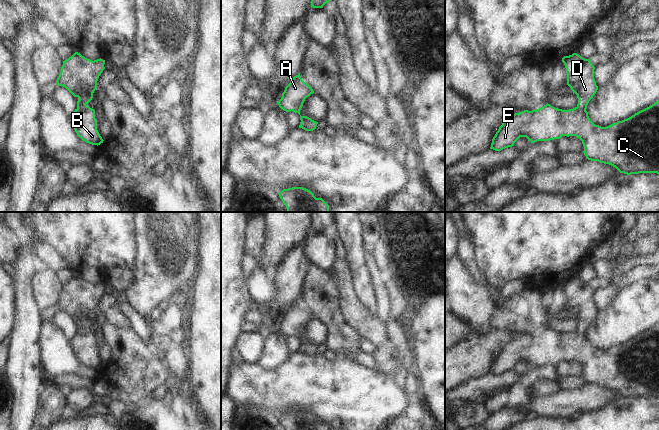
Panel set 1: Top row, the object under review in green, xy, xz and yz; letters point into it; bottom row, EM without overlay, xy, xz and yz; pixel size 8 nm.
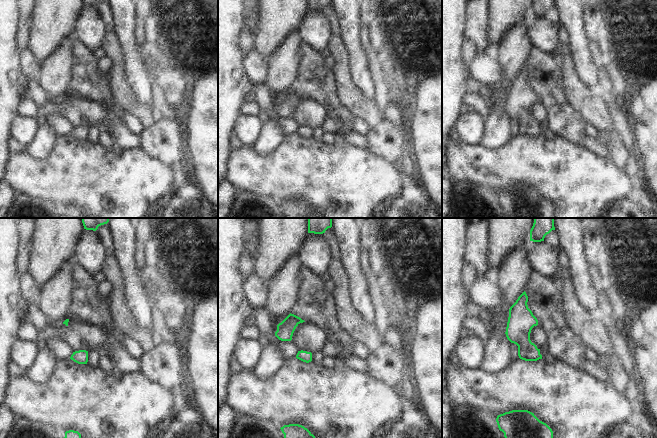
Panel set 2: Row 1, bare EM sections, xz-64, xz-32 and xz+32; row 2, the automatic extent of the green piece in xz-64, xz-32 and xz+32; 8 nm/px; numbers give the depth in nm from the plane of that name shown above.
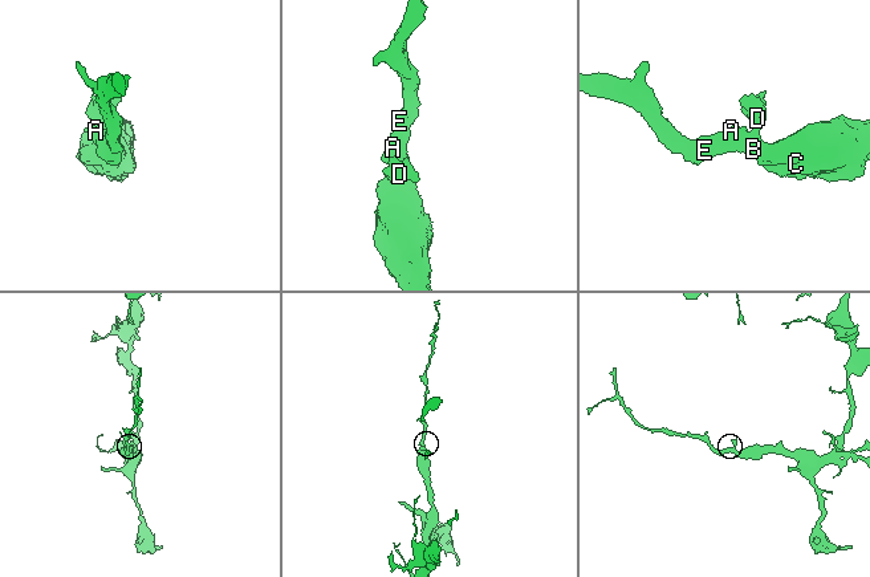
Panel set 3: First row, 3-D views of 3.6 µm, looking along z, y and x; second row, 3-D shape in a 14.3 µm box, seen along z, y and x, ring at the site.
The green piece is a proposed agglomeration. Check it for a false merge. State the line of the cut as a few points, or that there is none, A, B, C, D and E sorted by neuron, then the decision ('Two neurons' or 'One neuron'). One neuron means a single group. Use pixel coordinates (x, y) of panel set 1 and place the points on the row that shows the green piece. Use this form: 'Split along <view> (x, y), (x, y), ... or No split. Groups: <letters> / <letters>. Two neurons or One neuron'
No split. Groups: A B C D E. One neuron.

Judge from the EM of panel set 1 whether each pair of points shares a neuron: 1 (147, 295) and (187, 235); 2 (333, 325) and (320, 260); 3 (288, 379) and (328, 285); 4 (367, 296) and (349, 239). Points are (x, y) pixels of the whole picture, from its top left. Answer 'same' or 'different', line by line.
1: same
2: different
3: different
4: same

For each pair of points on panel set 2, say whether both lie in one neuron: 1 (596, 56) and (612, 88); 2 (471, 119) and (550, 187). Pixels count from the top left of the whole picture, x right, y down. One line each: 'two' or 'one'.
1: one
2: two

